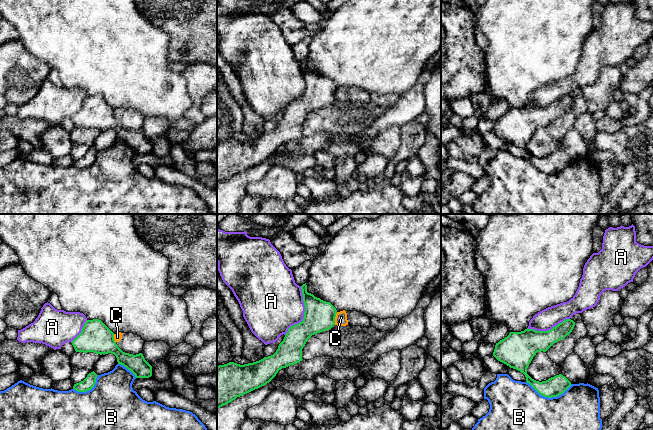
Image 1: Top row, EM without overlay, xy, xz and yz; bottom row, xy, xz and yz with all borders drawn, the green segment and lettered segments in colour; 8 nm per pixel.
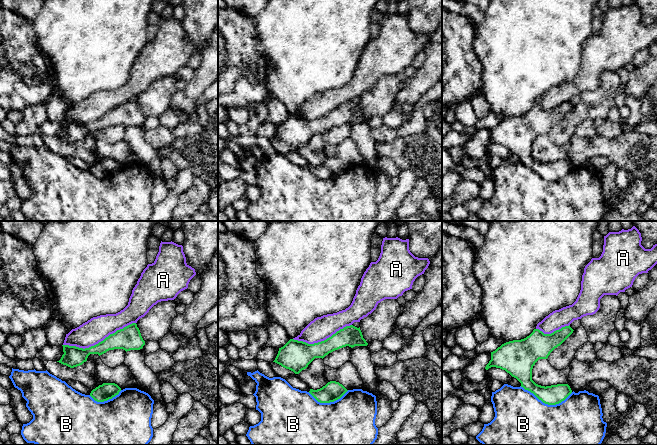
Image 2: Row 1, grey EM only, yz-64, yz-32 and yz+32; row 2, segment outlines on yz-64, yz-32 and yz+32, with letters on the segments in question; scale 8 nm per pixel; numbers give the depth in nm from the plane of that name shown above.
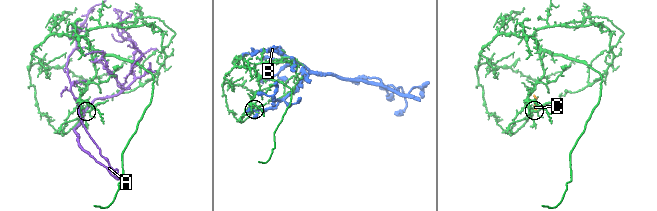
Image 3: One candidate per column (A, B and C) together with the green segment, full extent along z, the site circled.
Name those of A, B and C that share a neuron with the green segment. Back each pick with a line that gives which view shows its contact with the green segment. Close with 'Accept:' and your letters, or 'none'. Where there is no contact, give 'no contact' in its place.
Accept: none

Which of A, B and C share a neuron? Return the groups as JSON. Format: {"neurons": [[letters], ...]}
{"neurons": [["A"], ["B"], ["C"]]}

